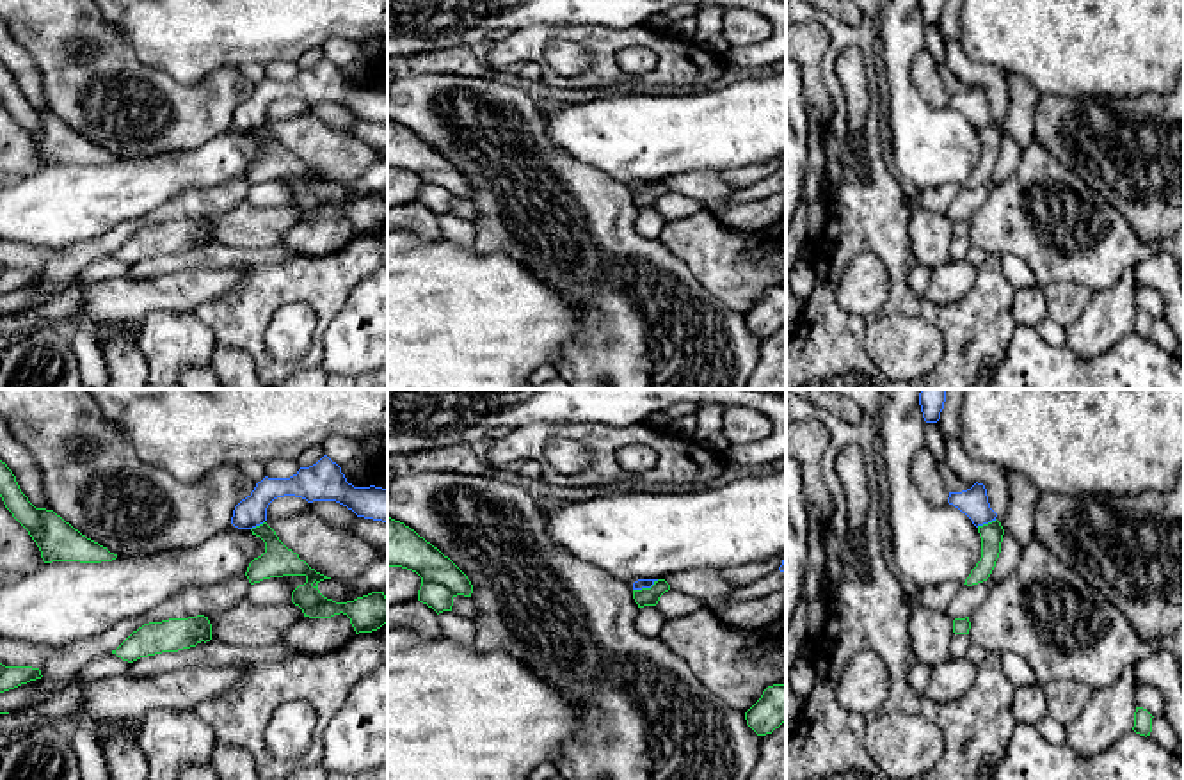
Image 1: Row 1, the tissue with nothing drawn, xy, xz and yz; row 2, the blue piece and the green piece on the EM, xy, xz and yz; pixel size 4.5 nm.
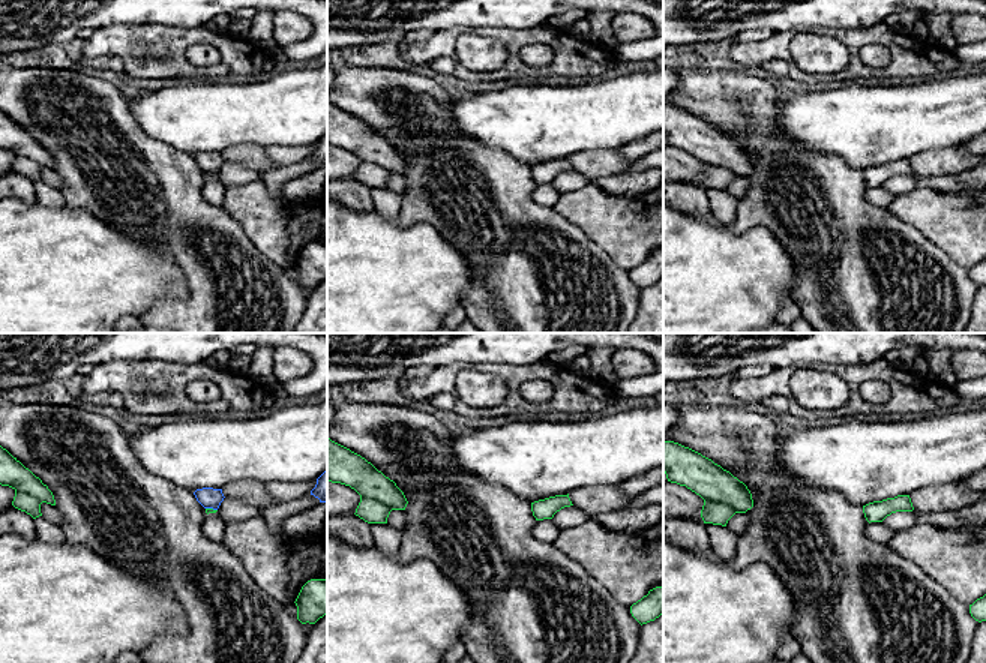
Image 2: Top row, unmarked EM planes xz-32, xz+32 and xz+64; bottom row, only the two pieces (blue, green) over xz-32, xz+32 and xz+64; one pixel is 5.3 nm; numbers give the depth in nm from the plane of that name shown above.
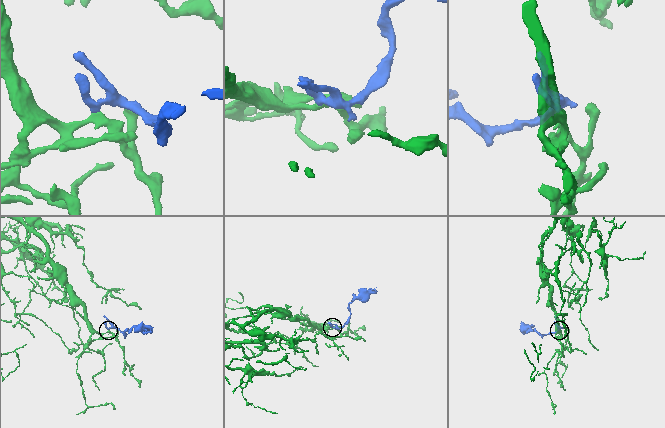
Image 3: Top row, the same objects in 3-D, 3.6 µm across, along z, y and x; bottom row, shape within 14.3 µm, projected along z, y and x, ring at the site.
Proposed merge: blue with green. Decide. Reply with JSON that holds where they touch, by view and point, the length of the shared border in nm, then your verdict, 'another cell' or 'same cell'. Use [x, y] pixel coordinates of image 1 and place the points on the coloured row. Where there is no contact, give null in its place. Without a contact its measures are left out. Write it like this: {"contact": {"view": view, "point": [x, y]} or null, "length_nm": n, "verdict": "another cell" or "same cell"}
{"contact": {"view": "xz", "point": [646, 587]}, "length_nm": 130, "verdict": "another cell"}

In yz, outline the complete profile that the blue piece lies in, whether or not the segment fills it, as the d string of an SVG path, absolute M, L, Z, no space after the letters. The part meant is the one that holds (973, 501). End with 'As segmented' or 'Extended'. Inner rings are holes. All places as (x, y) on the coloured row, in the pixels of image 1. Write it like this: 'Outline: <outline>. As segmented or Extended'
Outline: M978 482L967 490L949 492L948 503L965 513L976 528L988 524L997 517L990 508L985 485Z. As segmented

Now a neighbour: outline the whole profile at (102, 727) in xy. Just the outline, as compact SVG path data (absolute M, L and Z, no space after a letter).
M100 720L94 721L94 736L100 739L107 734L116 734L121 727L126 727L137 741L140 730L140 720Z

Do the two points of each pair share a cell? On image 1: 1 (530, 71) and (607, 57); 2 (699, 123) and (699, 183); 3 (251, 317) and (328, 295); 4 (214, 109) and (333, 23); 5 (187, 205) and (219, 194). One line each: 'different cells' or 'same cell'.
1: different cells
2: different cells
3: same cell
4: different cells
5: same cell

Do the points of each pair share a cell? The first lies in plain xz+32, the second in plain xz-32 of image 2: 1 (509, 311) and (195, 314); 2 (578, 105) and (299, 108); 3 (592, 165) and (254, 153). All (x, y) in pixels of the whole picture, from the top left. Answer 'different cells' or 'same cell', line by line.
1: same cell
2: same cell
3: same cell

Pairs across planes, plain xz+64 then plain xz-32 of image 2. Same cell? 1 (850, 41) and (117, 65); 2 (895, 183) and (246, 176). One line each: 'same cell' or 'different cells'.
1: different cells
2: same cell

